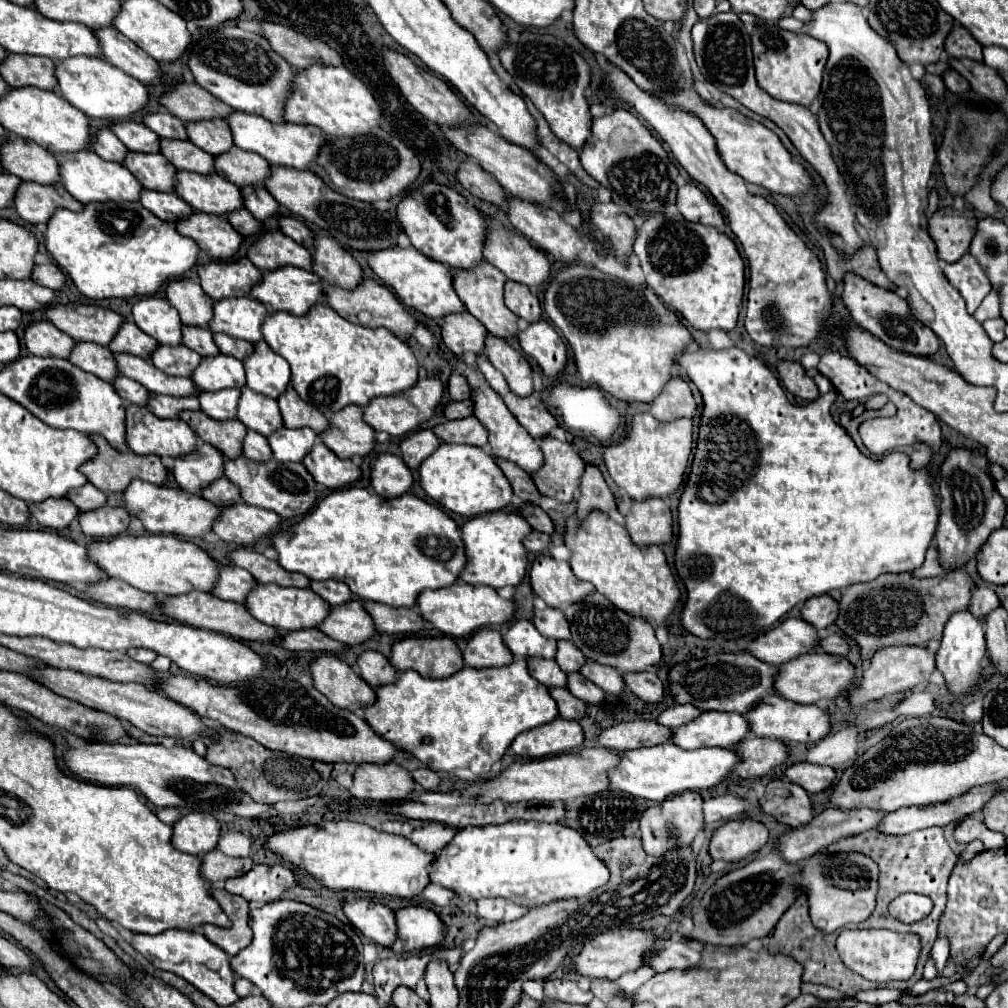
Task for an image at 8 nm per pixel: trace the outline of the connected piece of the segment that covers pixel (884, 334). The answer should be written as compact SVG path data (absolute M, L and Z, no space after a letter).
M846 274L842 300L848 306L854 322L858 326L862 326L864 330L872 332L876 338L880 338L890 348L900 350L900 352L908 352L908 354L916 354L916 356L932 356L938 352L938 348L940 348L938 336L928 326L920 324L912 316L908 302L904 298L900 298L898 294L878 288L856 274Z

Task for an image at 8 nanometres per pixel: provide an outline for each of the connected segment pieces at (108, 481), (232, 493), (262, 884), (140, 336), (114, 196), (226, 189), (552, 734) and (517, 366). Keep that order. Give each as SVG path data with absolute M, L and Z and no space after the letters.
M92 434L90 440L96 444L98 454L96 454L92 460L84 462L84 464L80 466L80 472L82 472L82 474L88 478L88 482L94 484L98 490L102 490L102 492L122 492L134 478L140 478L140 480L146 480L146 482L152 482L152 484L158 484L158 486L164 484L164 480L166 480L166 476L168 476L168 470L162 466L162 462L160 462L158 456L154 456L154 454L138 456L138 454L134 454L134 452L130 452L130 450L120 452L120 450L112 448L112 446L110 446L102 436L98 436L98 434Z
M218 478L212 484L208 484L206 488L202 488L202 498L206 498L208 502L216 504L216 506L228 506L228 504L236 504L240 502L240 490L230 484L228 478Z
M256 864L250 872L238 878L228 878L226 880L226 890L230 894L244 896L246 900L262 900L262 902L274 902L278 900L286 890L292 886L298 886L296 874L282 866L266 866L266 864Z
M124 320L120 326L120 332L116 332L116 338L112 338L108 348L112 352L128 352L140 358L148 358L156 346L158 344L152 336L142 332L134 322Z
M78 150L62 154L60 162L60 184L78 200L78 202L106 202L106 200L126 200L136 202L140 198L140 184L138 180L122 166L114 162L100 160L92 150Z
M178 170L174 186L176 194L184 198L184 202L188 202L194 210L224 216L244 206L240 188L216 174L202 176L196 172Z
M558 716L558 720L552 720L516 736L512 742L512 750L520 758L544 758L570 752L578 748L582 740L584 734L580 724L576 720L564 720Z
M492 334L486 336L484 352L488 354L488 360L492 362L492 366L504 374L508 386L518 396L530 396L534 392L532 366L524 354L512 348L504 338L498 338Z

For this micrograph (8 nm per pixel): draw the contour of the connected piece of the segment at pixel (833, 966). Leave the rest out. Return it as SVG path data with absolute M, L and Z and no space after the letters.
M796 896L794 904L782 914L780 922L776 924L772 936L770 936L770 944L768 950L770 952L782 952L788 956L794 956L802 966L804 966L804 982L812 982L812 984L824 984L824 986L832 986L838 988L840 992L844 992L846 996L854 996L860 990L870 990L876 988L878 984L864 980L862 976L850 972L842 960L838 960L838 952L836 952L836 938L838 932L834 934L822 934L818 928L812 926L810 916L808 916L808 902L804 900L804 896Z

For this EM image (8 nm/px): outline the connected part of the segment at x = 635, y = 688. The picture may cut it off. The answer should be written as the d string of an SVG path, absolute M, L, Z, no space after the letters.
M646 670L638 674L636 672L624 674L624 684L644 702L660 702L664 698L664 686L654 674L654 670Z

